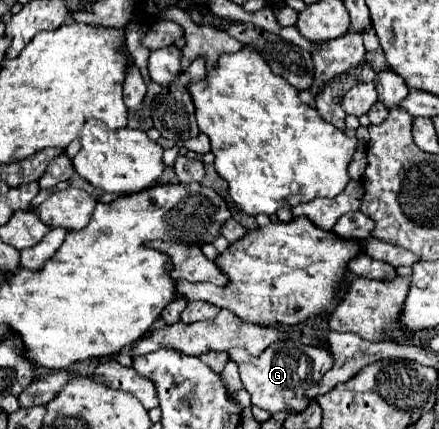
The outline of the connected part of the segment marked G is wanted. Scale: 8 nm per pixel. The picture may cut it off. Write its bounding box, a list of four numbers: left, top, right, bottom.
[228,339,334,413]

